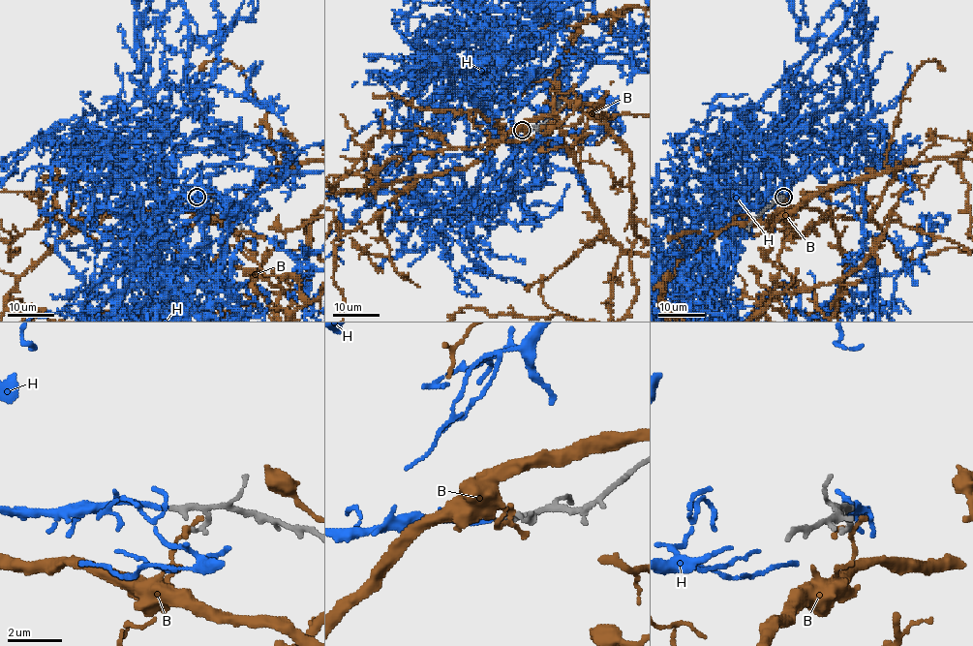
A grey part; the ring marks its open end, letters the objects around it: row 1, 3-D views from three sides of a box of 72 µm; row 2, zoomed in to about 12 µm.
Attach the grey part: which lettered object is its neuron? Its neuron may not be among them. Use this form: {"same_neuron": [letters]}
{"same_neuron": ["H"]}

